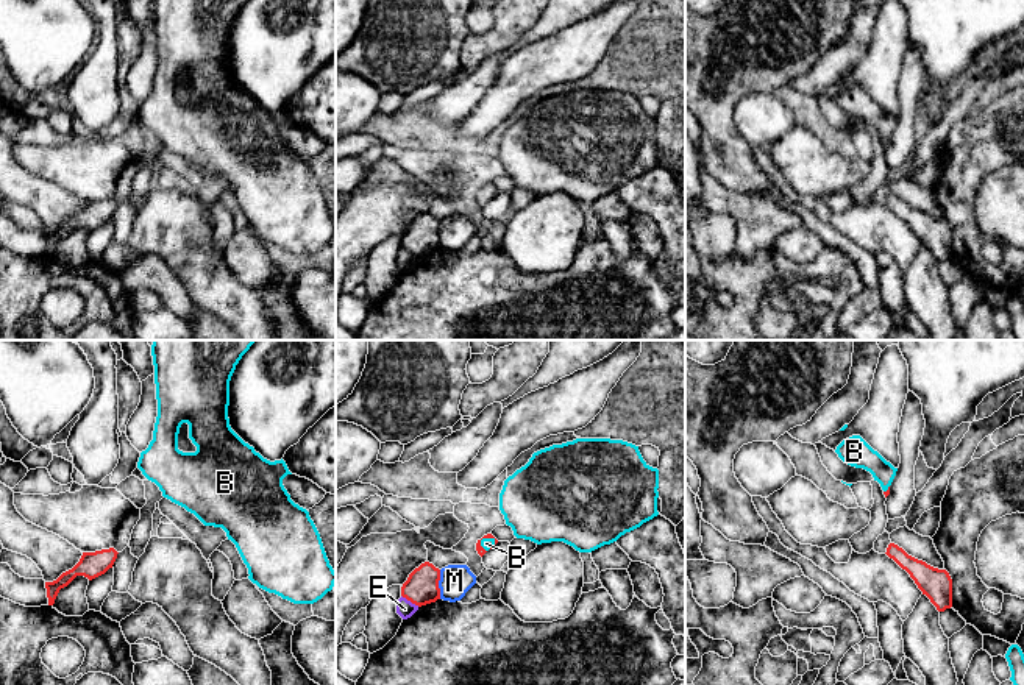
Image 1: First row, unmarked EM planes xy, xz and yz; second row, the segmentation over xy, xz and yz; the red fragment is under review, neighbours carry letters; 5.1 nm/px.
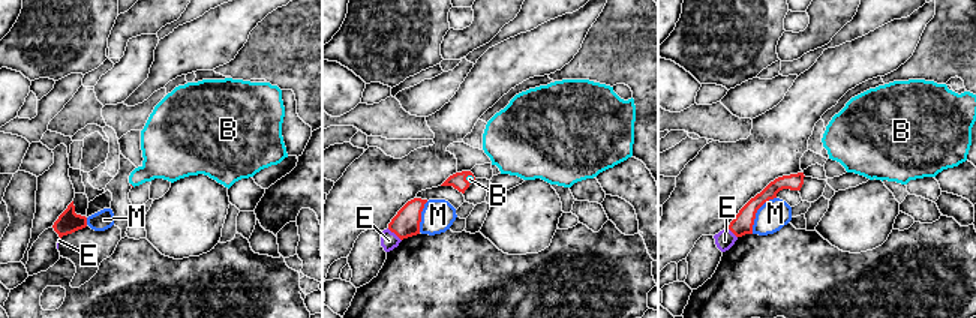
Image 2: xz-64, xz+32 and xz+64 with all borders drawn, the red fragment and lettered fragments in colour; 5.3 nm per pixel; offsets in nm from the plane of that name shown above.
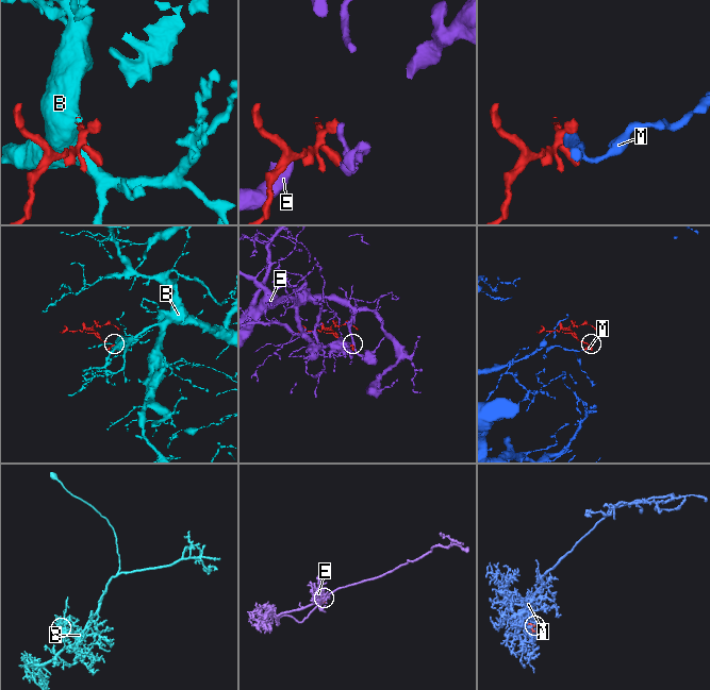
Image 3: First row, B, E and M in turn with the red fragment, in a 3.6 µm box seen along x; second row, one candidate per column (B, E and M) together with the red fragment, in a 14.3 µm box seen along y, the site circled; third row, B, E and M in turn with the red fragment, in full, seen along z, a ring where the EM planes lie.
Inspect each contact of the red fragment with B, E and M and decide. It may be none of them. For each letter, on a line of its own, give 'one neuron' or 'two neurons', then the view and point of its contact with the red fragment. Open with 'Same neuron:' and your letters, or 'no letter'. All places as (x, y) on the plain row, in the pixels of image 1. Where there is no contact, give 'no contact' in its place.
Same neuron: B
B: one neuron | xz (481, 189)
E: two neurons | xz (411, 251)
M: two neurons | xz (437, 234)

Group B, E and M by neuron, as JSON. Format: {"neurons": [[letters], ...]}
{"neurons": [["B"], ["E"], ["M"]]}

